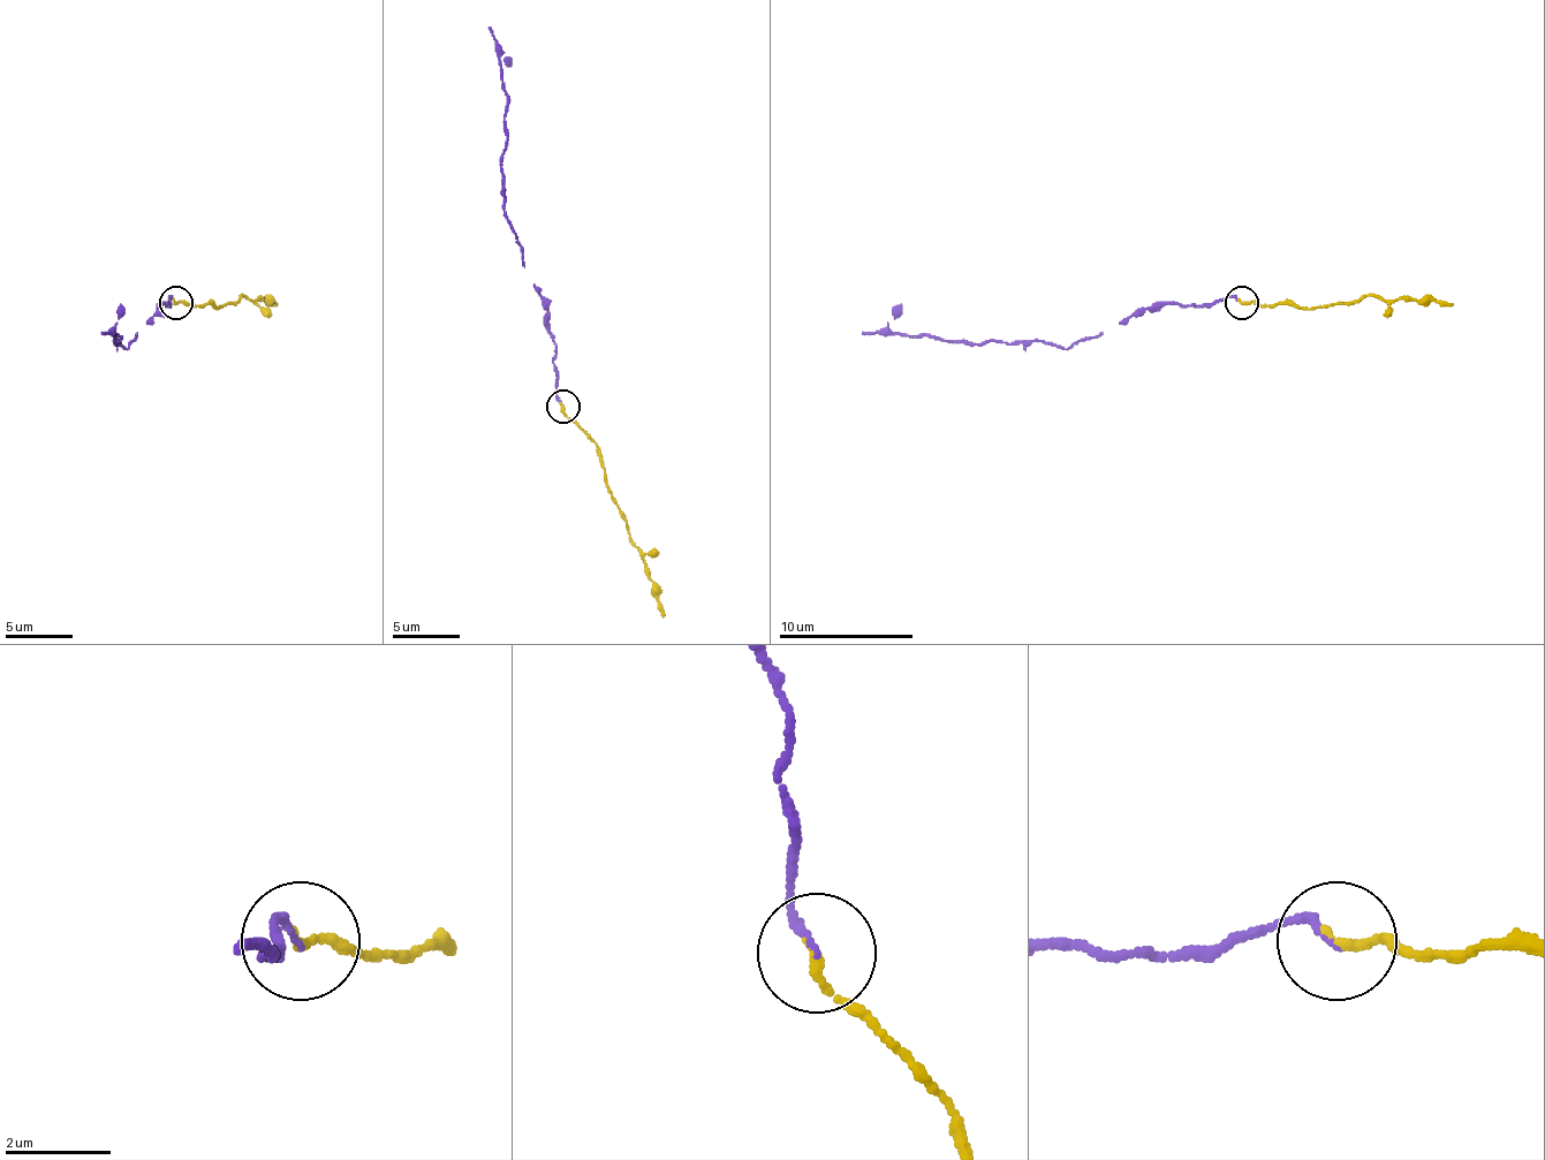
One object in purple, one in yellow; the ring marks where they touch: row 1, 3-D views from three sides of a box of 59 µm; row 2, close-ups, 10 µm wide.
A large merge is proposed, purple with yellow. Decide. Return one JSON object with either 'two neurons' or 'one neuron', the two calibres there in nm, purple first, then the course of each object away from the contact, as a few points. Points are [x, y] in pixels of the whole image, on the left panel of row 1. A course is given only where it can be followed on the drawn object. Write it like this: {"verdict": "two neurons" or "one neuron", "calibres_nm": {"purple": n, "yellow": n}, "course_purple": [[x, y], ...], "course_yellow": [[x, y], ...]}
{"verdict": "one neuron", "calibres_nm": {"purple": 130, "yellow": 180}, "course_purple": [[174, 301], [168, 297], [125, 348], [114, 341], [121, 345], [114, 334], [121, 304]], "course_yellow": [[174, 301], [221, 308], [242, 295], [251, 301], [258, 297], [279, 304]]}

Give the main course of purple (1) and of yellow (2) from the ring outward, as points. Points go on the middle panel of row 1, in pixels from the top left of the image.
1: (561, 406), (555, 392), (548, 304), (522, 258), (522, 244), (505, 214), (505, 53), (508, 67)
2: (561, 406), (598, 448), (608, 492), (629, 539), (638, 550), (645, 576), (666, 616)

